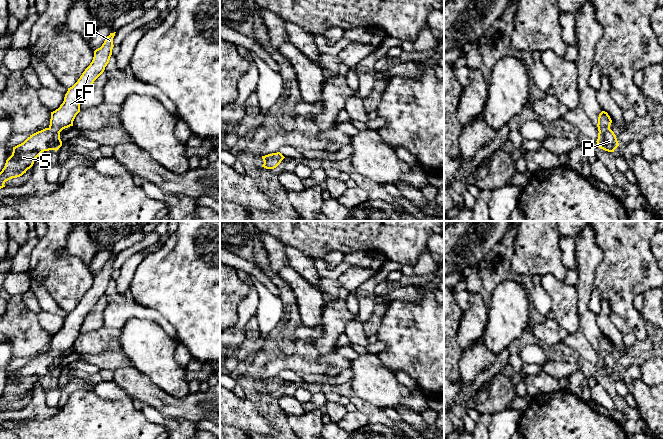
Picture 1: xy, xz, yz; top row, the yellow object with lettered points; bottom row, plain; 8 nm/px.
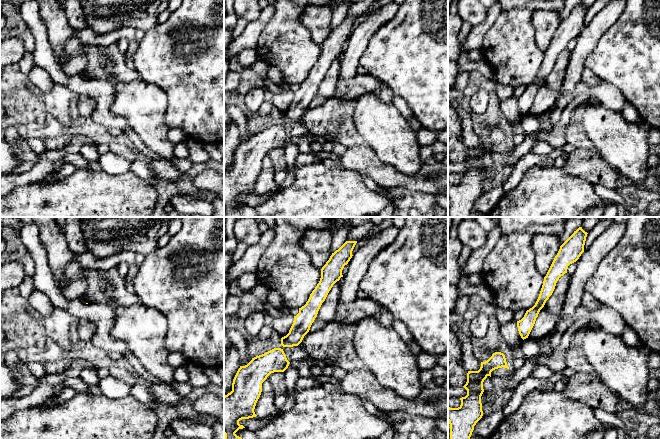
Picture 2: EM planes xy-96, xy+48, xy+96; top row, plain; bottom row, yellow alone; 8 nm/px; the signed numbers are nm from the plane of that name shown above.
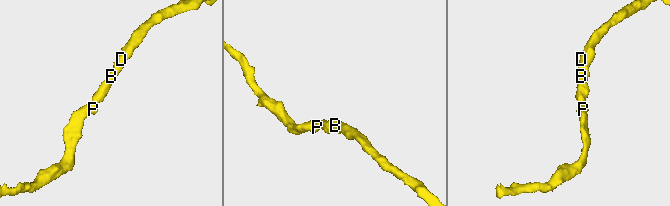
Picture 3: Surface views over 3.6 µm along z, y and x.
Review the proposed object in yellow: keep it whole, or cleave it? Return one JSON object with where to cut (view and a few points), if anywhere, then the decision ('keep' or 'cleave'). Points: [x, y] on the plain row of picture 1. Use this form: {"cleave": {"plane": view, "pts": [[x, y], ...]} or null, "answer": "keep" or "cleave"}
{"cleave": null, "answer": "keep"}

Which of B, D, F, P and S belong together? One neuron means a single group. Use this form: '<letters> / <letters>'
B D F P S

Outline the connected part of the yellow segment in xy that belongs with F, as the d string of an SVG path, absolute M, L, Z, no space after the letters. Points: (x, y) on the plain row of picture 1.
M110 257L102 270L94 275L90 289L78 305L68 312L60 331L51 336L49 351L30 359L23 367L13 371L12 379L6 384L5 390L0 396L0 413L5 411L6 405L26 397L42 376L57 375L62 370L60 356L73 350L73 345L80 336L80 328L86 316L104 296L112 279L115 257Z

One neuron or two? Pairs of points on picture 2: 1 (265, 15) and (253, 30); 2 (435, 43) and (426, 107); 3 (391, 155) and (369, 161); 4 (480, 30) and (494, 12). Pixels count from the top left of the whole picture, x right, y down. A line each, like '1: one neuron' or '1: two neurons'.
1: one neuron
2: one neuron
3: two neurons
4: one neuron

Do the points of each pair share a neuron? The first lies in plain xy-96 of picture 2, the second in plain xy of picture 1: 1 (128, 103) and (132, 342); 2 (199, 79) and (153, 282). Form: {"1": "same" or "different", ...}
{"1": "same", "2": "same"}

